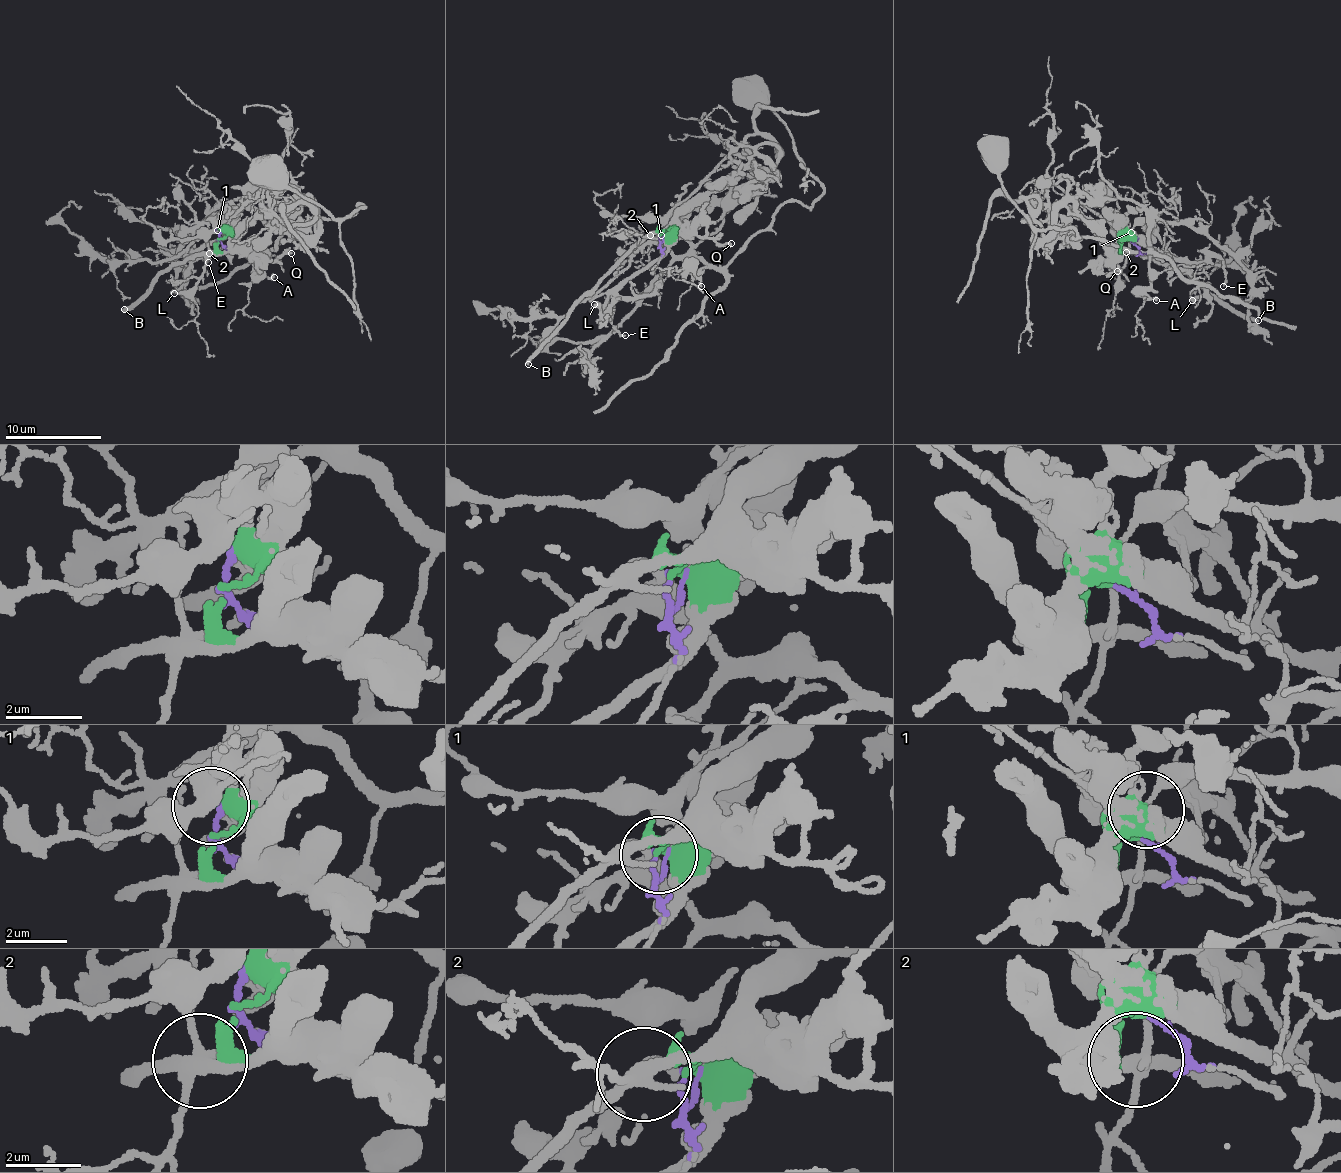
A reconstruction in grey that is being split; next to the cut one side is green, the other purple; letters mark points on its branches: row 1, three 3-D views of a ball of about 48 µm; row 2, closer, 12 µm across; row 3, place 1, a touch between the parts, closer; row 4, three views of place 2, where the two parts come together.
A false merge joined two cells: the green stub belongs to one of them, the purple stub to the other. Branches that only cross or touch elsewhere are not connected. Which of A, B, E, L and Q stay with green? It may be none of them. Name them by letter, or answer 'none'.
B, E, L, Q

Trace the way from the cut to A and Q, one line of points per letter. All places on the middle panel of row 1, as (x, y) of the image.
A: (661, 236), (658, 242), (677, 256), (691, 256), (708, 266), (699, 272), (689, 271), (702, 285)
Q: (661, 236), (666, 231), (695, 235), (724, 245), (732, 243)

